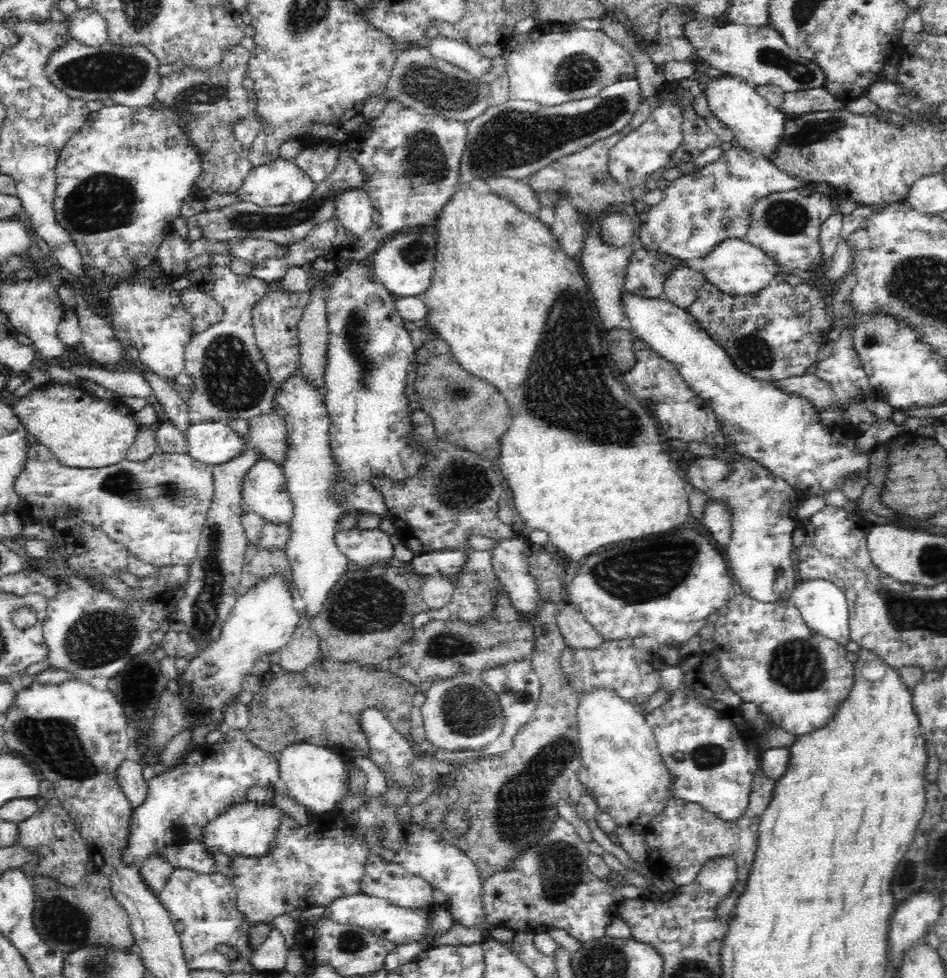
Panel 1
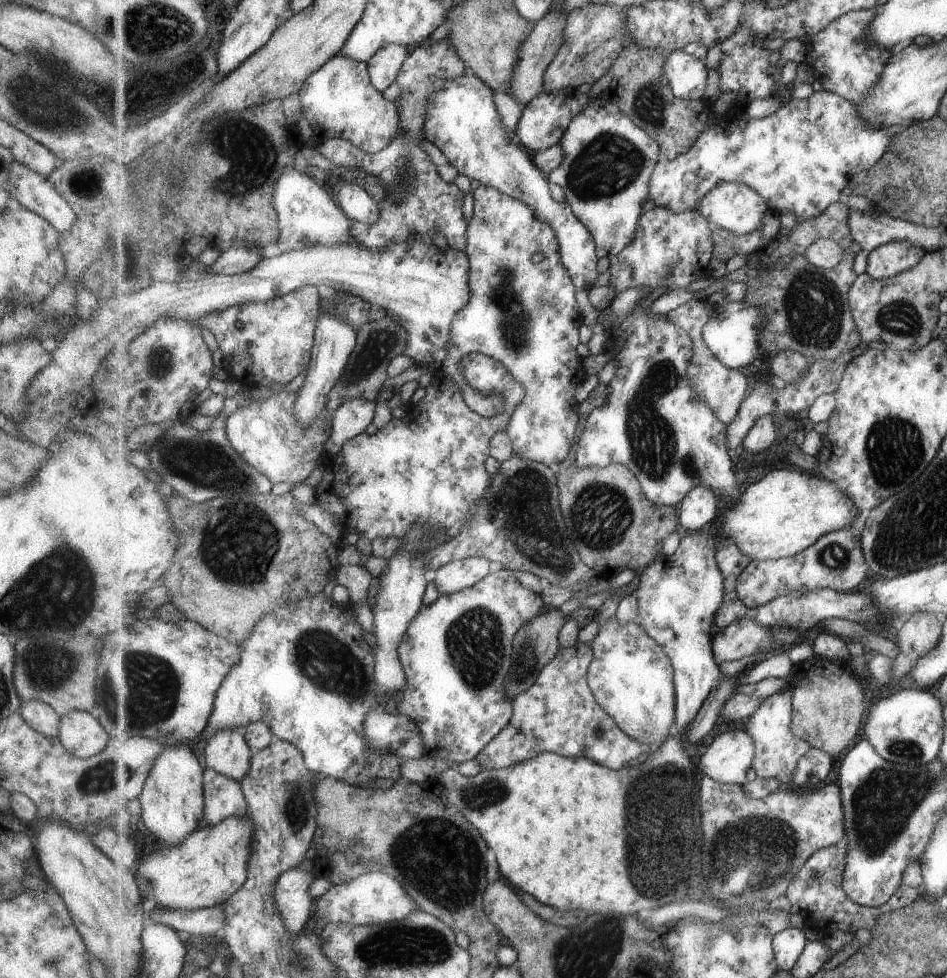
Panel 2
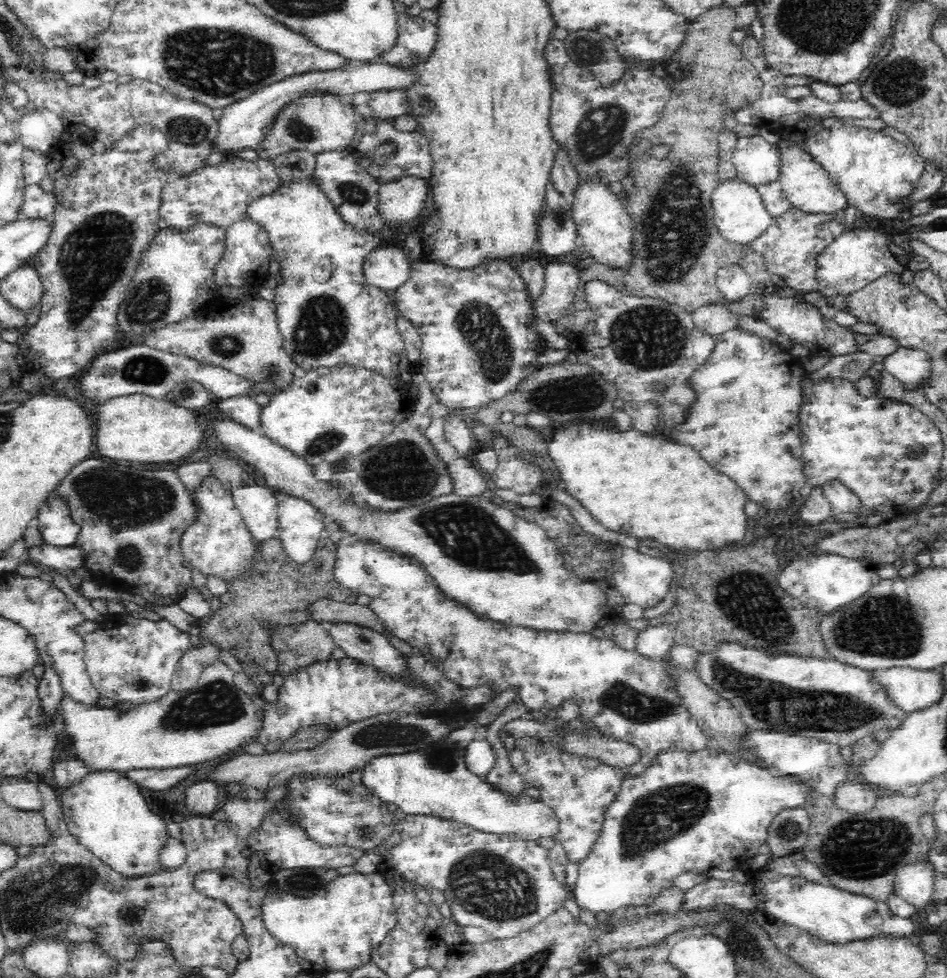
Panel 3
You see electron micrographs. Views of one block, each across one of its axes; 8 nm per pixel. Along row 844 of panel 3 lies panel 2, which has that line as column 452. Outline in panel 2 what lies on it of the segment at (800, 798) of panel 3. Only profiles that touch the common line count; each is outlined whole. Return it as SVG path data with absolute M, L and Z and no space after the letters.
M496 568L493 573L485 577L481 582L468 589L450 594L441 595L433 604L423 606L420 613L409 623L407 634L401 641L399 654L401 662L404 664L408 676L408 684L403 688L399 698L393 704L393 710L399 714L410 716L419 725L422 737L425 739L428 756L438 758L451 758L453 762L462 763L472 761L479 756L479 753L510 723L514 713L514 702L511 702L508 695L504 692L505 679L509 669L512 668L512 654L514 651L514 638L519 629L528 622L535 620L546 610L543 597L530 588L527 588L511 569Z

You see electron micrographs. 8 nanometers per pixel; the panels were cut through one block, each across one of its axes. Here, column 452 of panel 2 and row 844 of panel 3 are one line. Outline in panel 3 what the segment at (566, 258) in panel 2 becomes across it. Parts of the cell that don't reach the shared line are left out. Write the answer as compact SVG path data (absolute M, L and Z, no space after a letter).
M91 770L60 794L60 804L69 833L102 862L124 875L151 873L161 866L158 849L165 843L167 826L154 814L134 781L116 770Z

